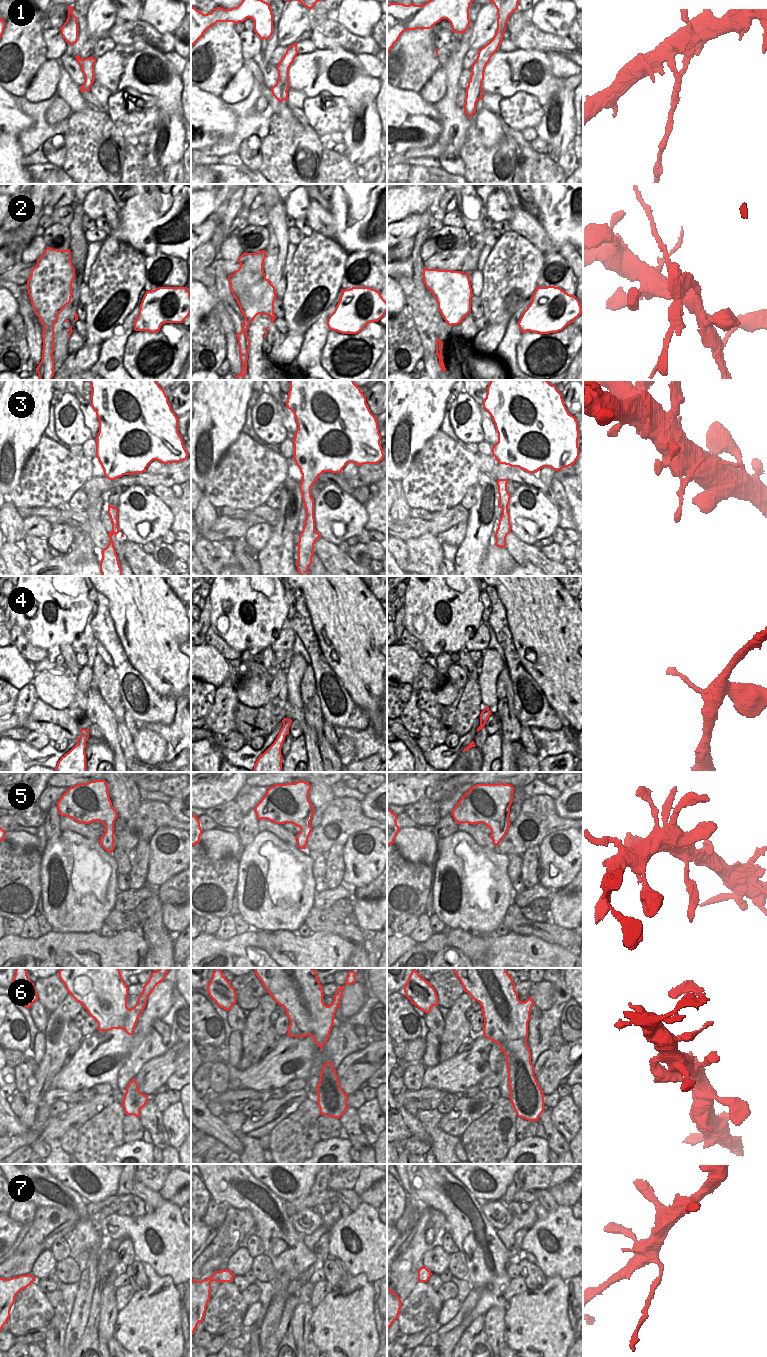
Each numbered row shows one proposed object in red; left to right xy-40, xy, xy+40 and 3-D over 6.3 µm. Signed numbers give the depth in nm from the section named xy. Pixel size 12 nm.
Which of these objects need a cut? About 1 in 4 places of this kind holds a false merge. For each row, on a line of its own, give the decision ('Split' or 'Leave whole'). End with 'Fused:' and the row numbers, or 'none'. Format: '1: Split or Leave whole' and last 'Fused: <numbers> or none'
1: Split
2: Split
3: Leave whole
4: Leave whole
5: Leave whole
6: Leave whole
7: Split
Fused: 1, 2, 7

